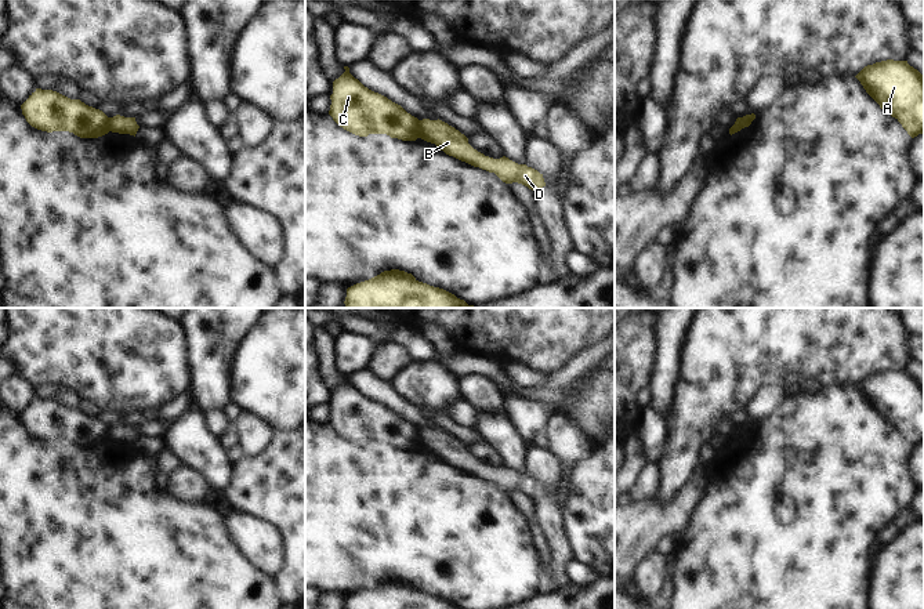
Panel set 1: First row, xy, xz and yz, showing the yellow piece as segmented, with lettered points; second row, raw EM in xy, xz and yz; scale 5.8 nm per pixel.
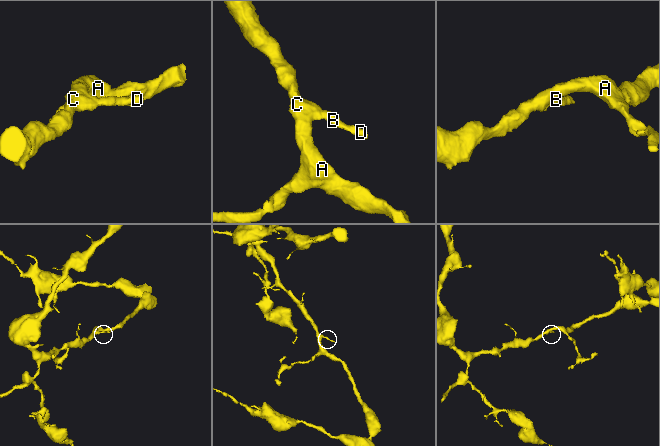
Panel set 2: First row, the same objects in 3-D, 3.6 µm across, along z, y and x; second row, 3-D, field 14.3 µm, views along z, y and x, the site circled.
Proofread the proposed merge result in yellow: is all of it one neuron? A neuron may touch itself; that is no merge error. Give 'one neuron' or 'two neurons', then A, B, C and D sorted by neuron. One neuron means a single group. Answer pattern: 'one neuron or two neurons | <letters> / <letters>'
two neurons | A C / B D

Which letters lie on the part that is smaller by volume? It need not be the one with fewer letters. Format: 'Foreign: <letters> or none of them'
Foreign: B, D

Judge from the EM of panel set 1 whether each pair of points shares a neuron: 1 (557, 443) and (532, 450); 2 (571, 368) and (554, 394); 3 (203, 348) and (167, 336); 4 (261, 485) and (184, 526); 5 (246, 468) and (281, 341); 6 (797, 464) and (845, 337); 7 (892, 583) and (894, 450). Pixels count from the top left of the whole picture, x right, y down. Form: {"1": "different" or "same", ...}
{"1": "different", "2": "same", "3": "different", "4": "different", "5": "different", "6": "different", "7": "different"}

